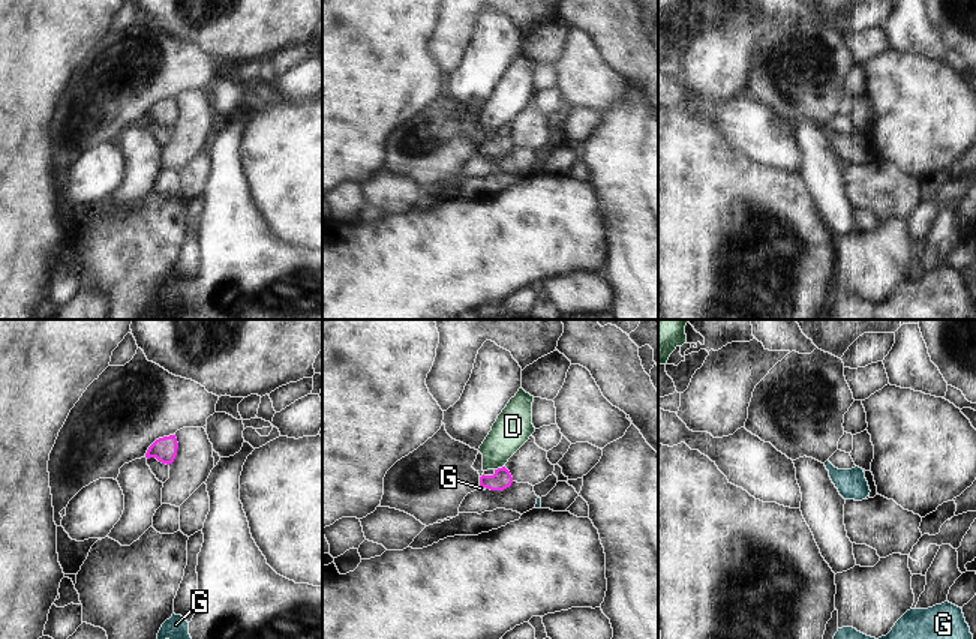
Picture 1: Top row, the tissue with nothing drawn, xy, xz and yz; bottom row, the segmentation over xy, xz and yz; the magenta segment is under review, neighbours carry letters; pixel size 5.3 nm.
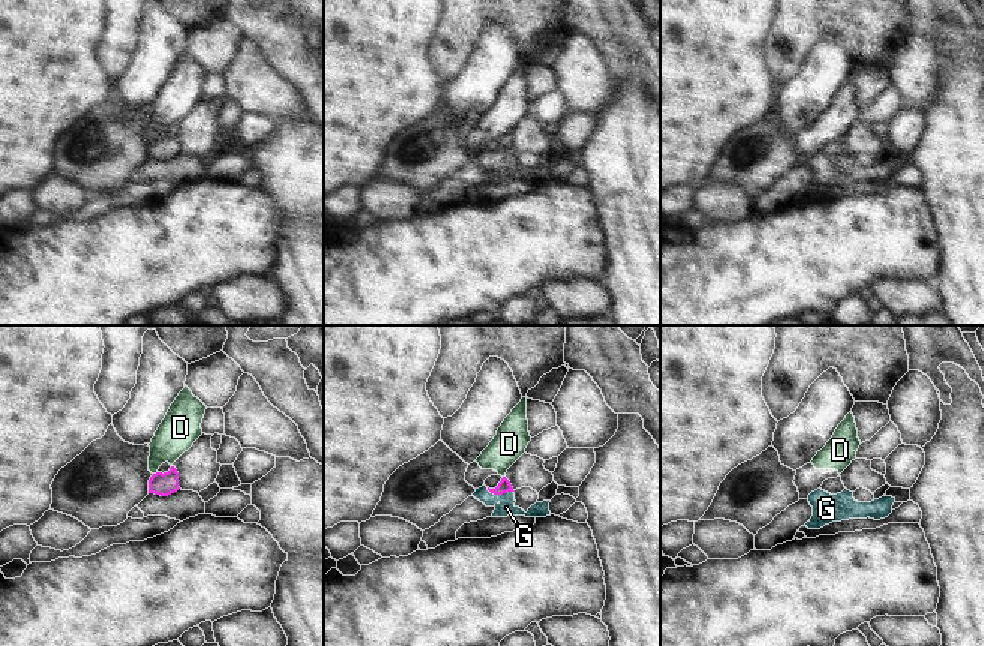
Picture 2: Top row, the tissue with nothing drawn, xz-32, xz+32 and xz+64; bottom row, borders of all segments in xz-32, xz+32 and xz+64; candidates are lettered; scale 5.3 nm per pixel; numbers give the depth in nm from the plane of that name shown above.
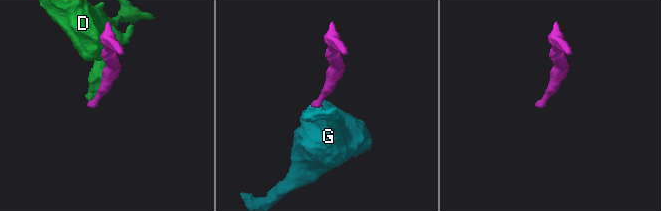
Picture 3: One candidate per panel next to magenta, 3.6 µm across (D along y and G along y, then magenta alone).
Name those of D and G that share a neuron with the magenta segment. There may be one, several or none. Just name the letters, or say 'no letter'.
G

